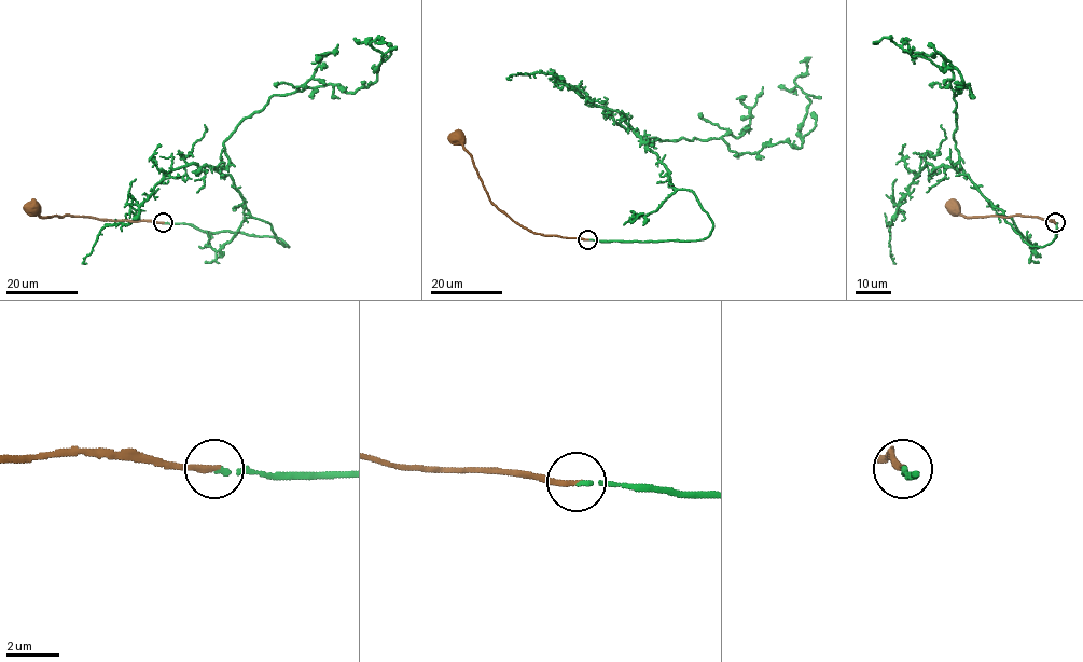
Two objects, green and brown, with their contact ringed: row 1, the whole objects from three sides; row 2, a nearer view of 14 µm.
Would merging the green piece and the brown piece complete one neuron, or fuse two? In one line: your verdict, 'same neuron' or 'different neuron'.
same neuron

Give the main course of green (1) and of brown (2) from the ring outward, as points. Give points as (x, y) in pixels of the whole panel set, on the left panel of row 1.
1: (163, 222), (289, 247), (221, 173), (223, 141), (274, 95), (375, 81), (385, 56), (374, 43)
2: (162, 222), (67, 216), (41, 217), (36, 210)

